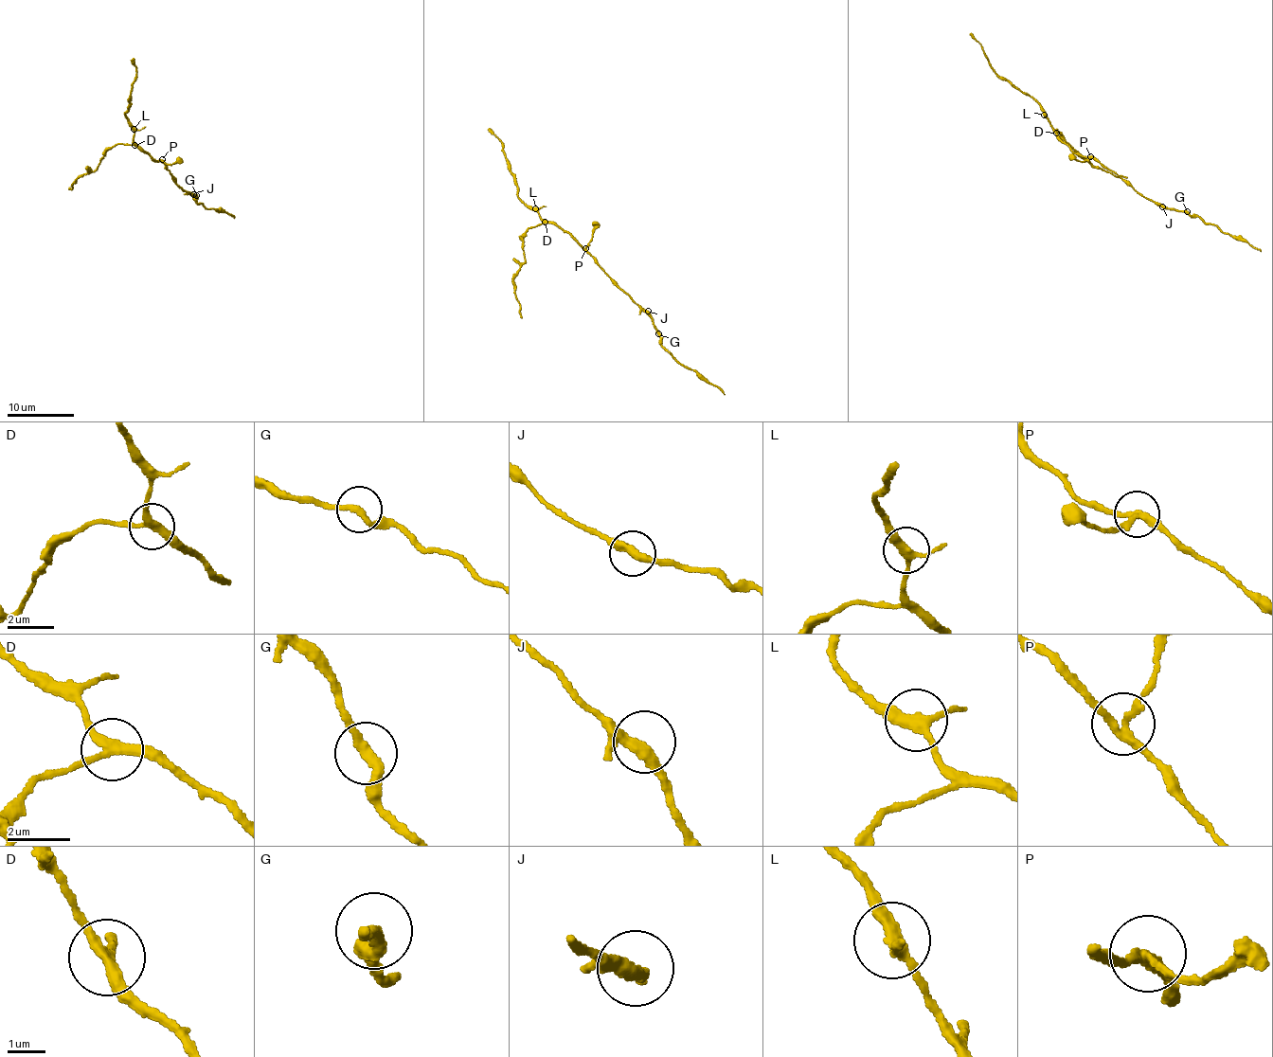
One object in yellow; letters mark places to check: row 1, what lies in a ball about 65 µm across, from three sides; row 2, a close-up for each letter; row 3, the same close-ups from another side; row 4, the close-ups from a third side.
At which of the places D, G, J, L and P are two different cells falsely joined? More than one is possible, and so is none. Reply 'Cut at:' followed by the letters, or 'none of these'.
Cut at: D

